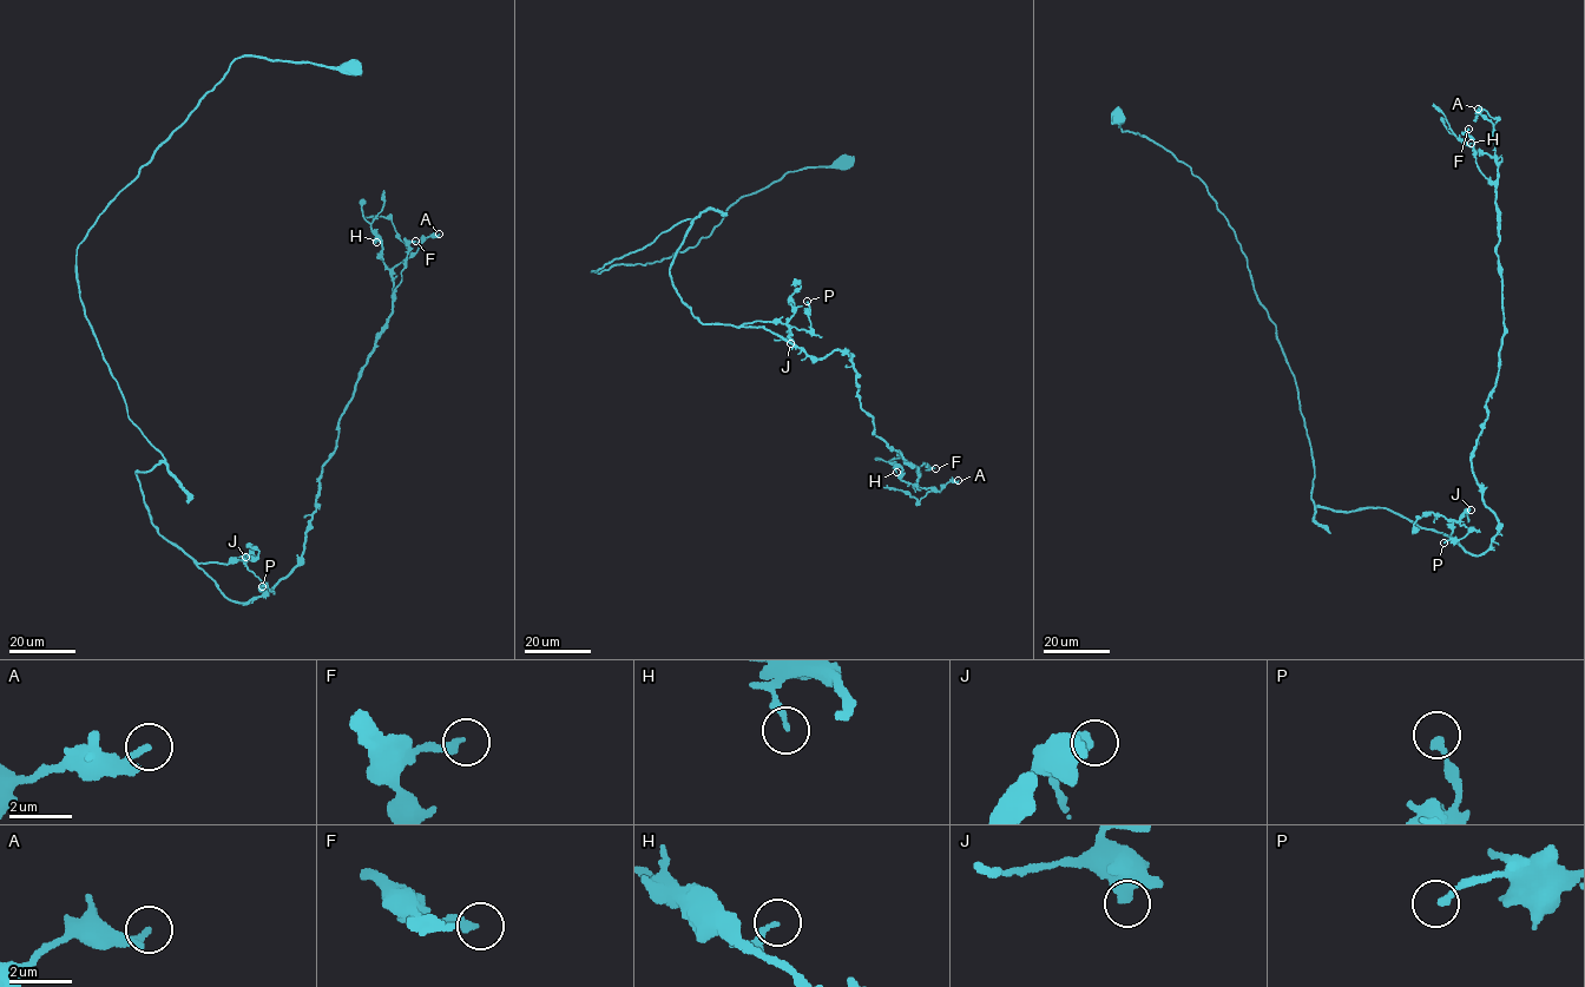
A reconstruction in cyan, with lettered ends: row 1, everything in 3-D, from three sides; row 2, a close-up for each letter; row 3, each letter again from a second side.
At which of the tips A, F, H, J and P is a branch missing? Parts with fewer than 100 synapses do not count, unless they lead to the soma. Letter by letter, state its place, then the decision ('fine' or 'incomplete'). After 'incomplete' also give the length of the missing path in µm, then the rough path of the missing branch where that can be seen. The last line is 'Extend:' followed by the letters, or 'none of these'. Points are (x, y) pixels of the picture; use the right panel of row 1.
A: (1478, 109) | fine
F: (1468, 129) | fine
H: (1471, 143) | fine
J: (1471, 510) | fine
P: (1444, 543) | fine
Extend: none of these

